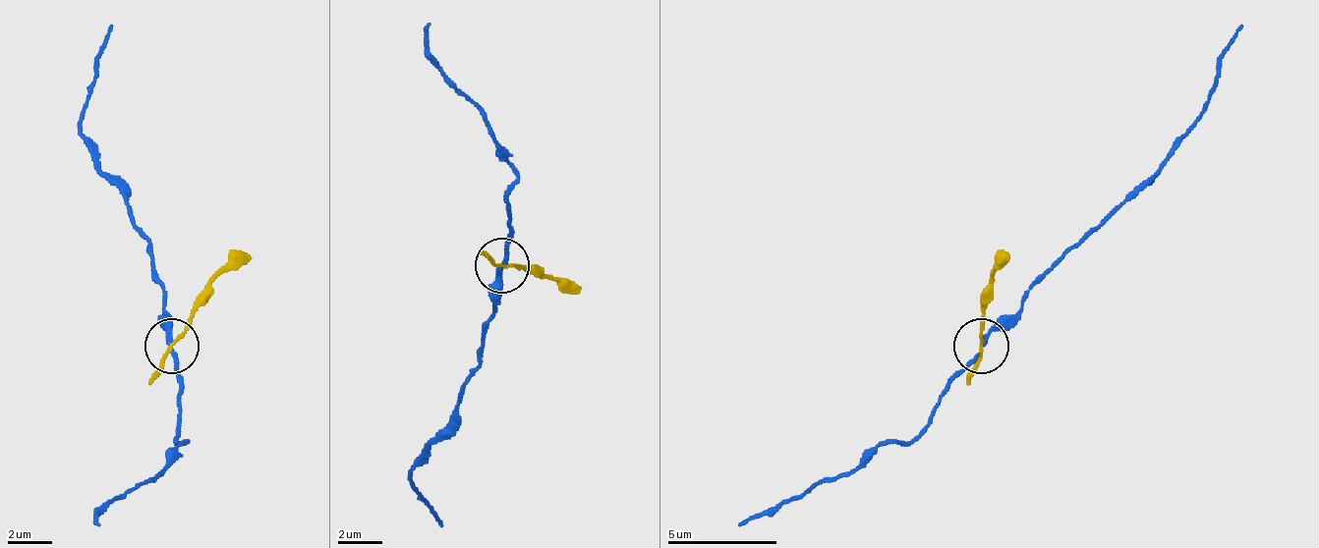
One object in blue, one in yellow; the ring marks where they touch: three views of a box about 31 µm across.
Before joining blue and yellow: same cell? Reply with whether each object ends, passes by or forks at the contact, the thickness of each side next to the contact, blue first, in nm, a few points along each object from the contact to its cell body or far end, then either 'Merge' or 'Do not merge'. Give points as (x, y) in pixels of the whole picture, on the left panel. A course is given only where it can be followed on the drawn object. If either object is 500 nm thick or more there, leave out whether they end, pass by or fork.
At the ring blue passes by. At the ring yellow passes by. Thickness 180 nm (blue) against 130 nm. Course of blue: (170, 348), (148, 243), (126, 193), (83, 133), (93, 83), (93, 56), (110, 24). Course of yellow: (170, 348), (203, 293), (253, 259). Do not merge

